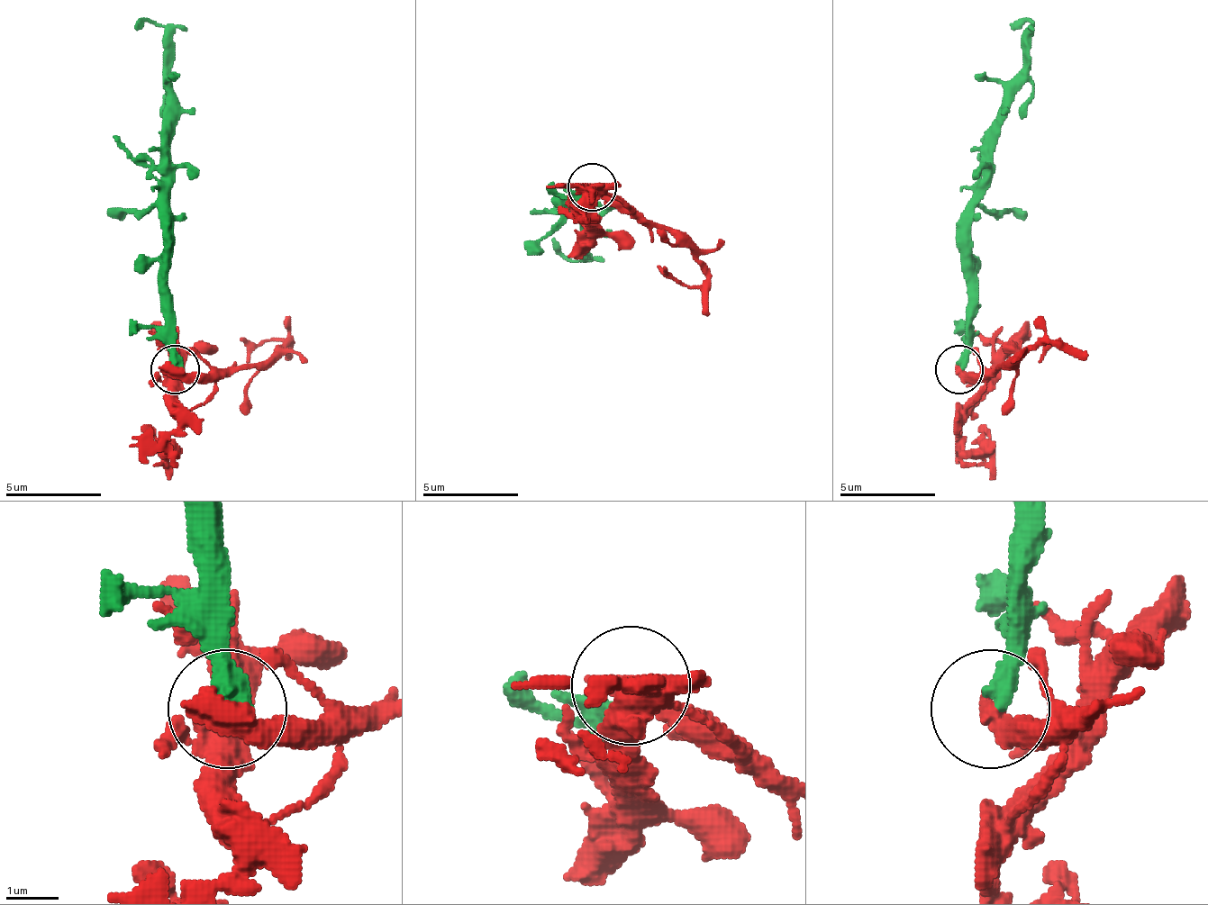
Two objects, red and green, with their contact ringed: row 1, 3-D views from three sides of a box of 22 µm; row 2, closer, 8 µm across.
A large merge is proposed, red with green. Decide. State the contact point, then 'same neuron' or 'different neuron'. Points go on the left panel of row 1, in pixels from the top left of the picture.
(175, 369) | different neuron

